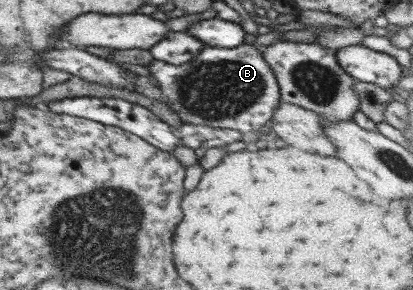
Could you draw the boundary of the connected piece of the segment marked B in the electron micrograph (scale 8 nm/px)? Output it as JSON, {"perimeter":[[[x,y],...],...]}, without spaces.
{"perimeter":[[[253,44],[235,48],[206,46],[192,61],[171,65],[154,60],[148,67],[160,86],[159,95],[175,111],[182,123],[202,124],[214,128],[236,129],[242,133],[259,130],[278,109],[281,93],[275,74]]]}

